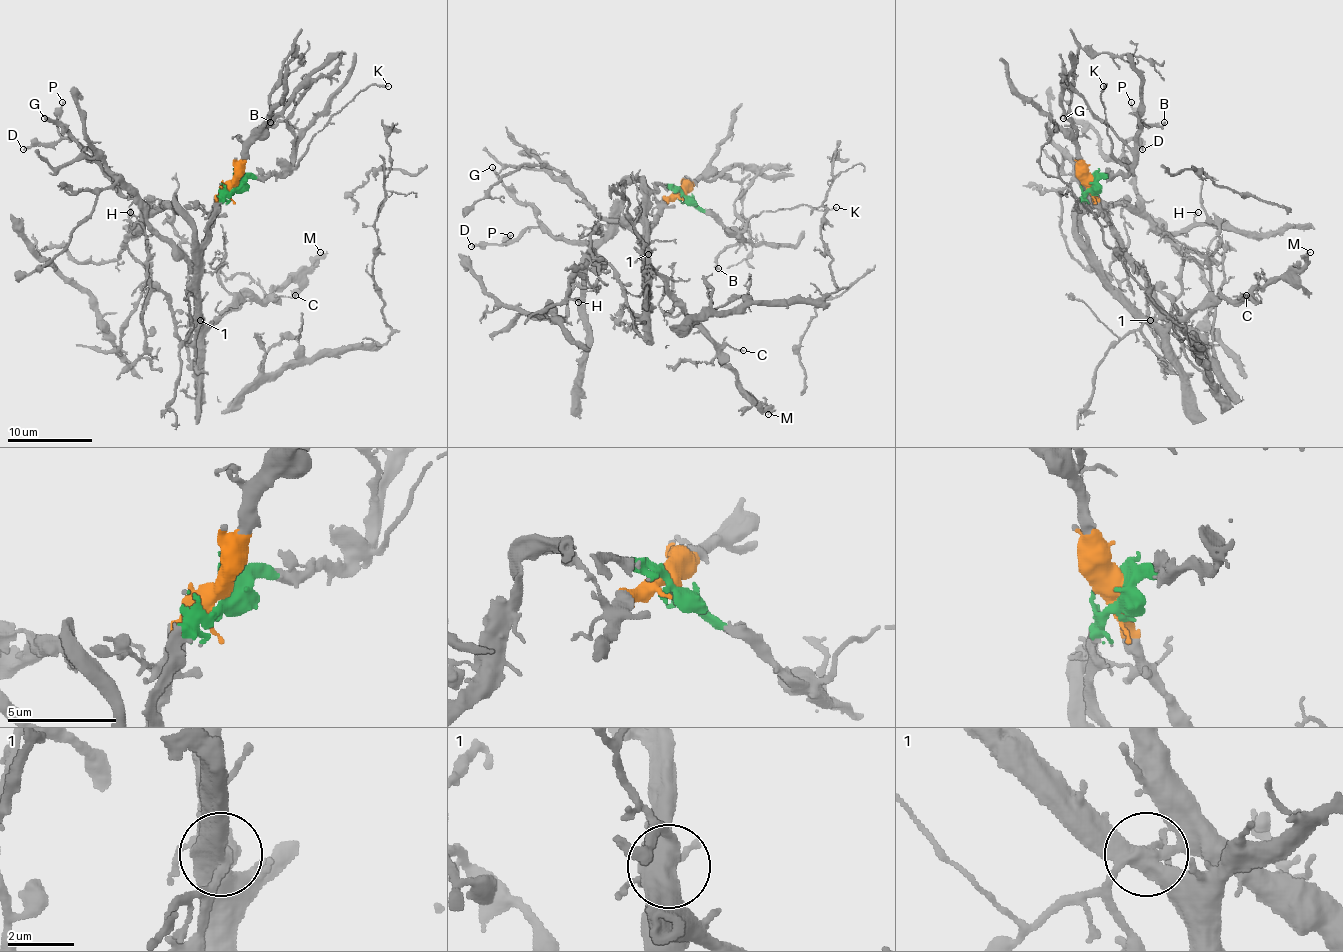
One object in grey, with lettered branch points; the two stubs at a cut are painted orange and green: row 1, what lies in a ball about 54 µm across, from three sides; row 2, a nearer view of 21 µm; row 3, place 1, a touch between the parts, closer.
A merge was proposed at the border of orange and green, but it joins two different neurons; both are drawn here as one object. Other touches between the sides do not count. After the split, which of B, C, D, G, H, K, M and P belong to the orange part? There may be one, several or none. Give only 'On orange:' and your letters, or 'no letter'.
On orange: no letter

